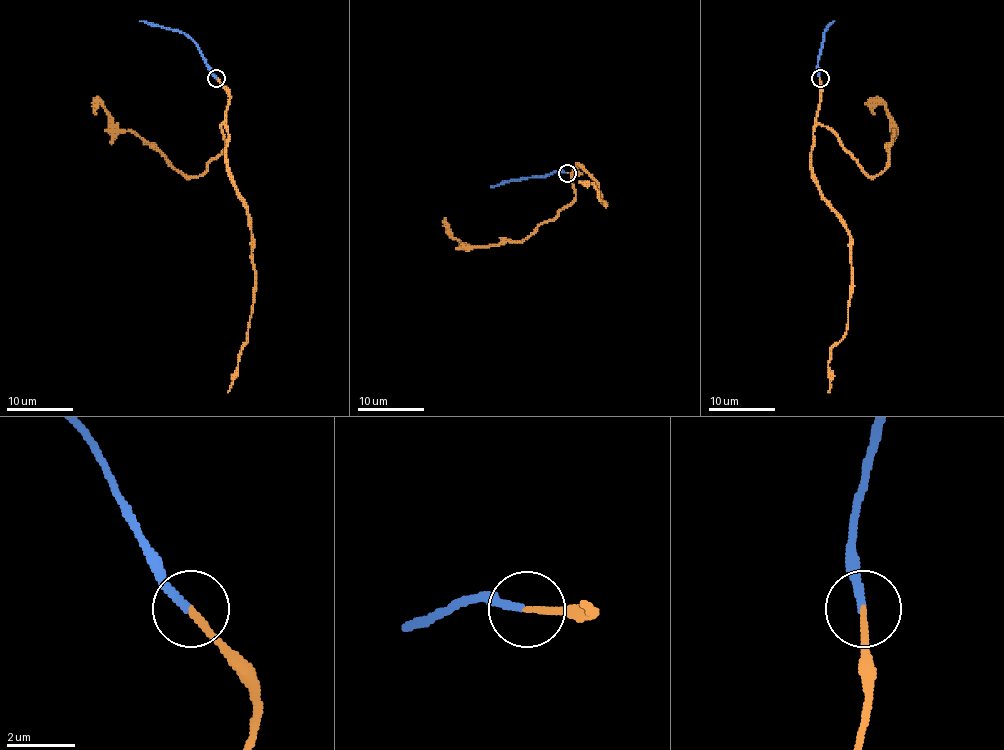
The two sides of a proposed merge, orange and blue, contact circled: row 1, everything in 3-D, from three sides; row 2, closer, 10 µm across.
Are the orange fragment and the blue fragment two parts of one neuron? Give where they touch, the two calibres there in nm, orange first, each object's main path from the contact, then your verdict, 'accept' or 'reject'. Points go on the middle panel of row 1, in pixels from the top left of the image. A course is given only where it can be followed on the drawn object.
(567, 173) | 180/200 nm | orange via (567, 172), (580, 172), (577, 164), (595, 181), (605, 204), (599, 199), (597, 189), (589, 181), (579, 181) | blue via (567, 172), (557, 171), (502, 181), (490, 187) | accept

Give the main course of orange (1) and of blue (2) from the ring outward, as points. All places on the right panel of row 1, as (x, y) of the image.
1: (819, 78), (811, 171), (819, 194), (849, 236), (851, 271), (848, 327), (846, 334), (831, 349), (828, 392)
2: (819, 78), (818, 59), (823, 36), (834, 21)

